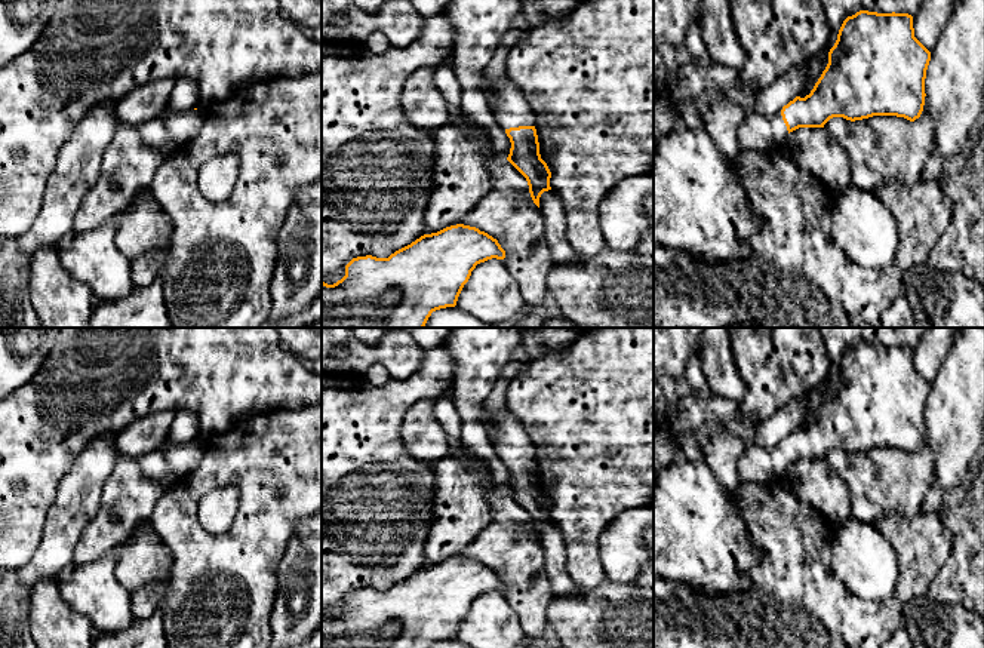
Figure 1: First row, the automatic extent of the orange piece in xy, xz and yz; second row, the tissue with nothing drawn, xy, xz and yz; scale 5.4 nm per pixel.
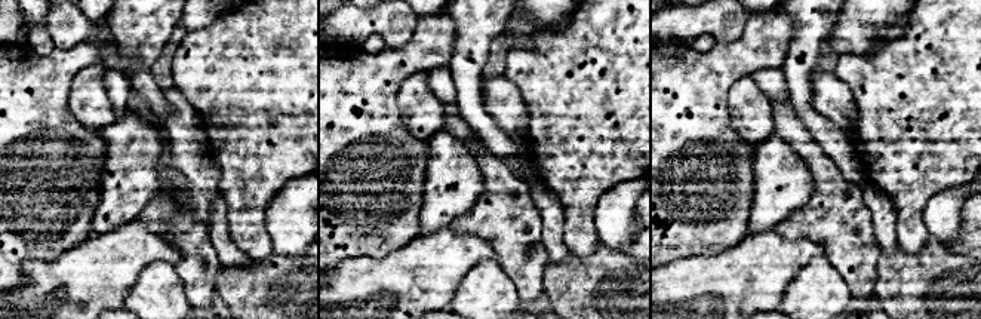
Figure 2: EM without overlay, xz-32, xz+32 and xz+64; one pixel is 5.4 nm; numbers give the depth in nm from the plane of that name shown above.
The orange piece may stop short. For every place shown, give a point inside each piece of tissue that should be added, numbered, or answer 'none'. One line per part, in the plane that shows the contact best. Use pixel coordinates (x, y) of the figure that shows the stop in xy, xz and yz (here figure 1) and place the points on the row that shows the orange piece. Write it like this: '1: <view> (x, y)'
1: xz (509, 106)

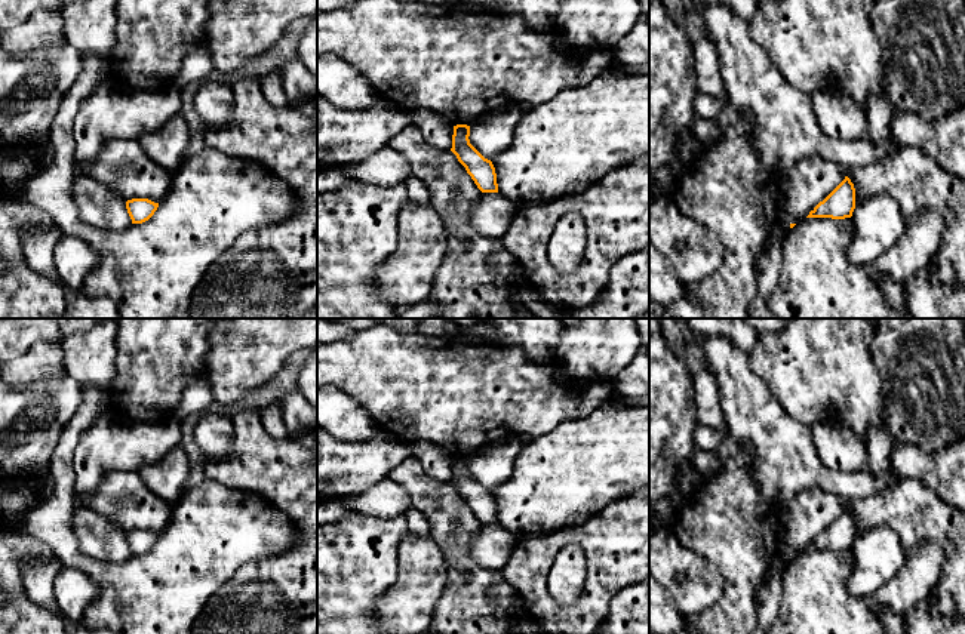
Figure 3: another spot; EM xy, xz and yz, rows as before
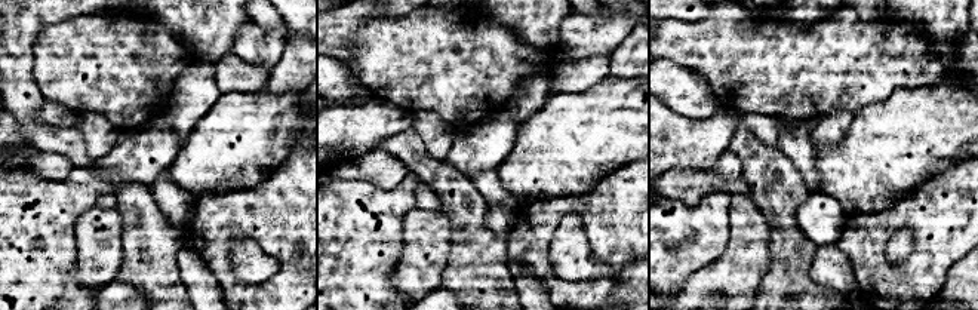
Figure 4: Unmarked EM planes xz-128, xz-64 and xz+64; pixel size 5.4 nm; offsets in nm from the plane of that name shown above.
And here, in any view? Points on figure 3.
none

